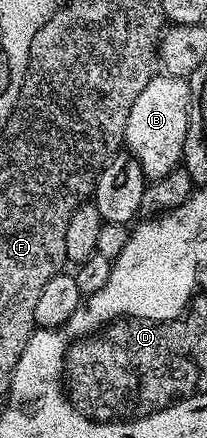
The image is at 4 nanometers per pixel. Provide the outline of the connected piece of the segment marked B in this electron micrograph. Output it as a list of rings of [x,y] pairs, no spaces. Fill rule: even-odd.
[[[166,72],[156,73],[155,77],[149,80],[149,84],[141,88],[141,96],[133,100],[133,108],[129,108],[129,120],[125,124],[123,140],[126,149],[141,164],[143,173],[148,179],[165,176],[165,172],[175,169],[182,163],[190,111],[190,81]]]

